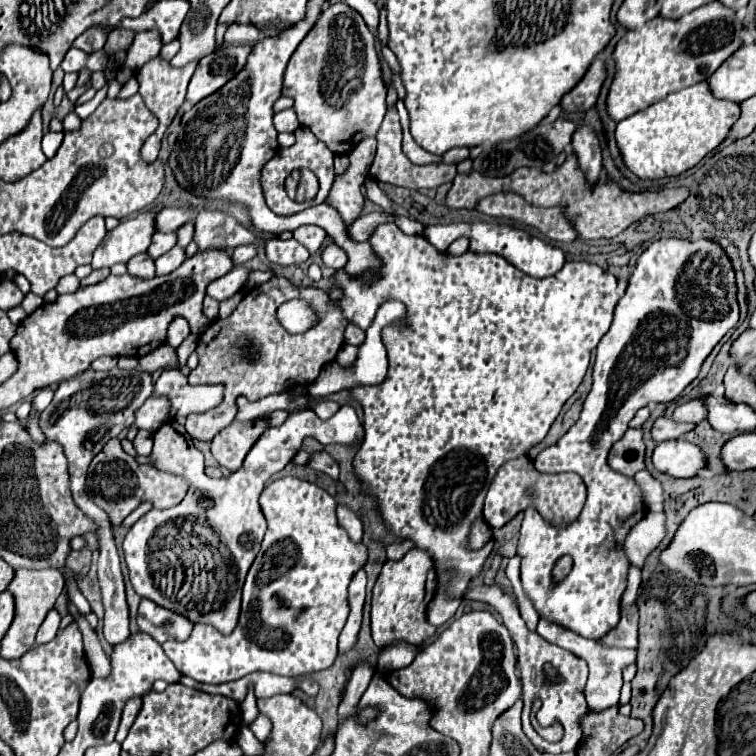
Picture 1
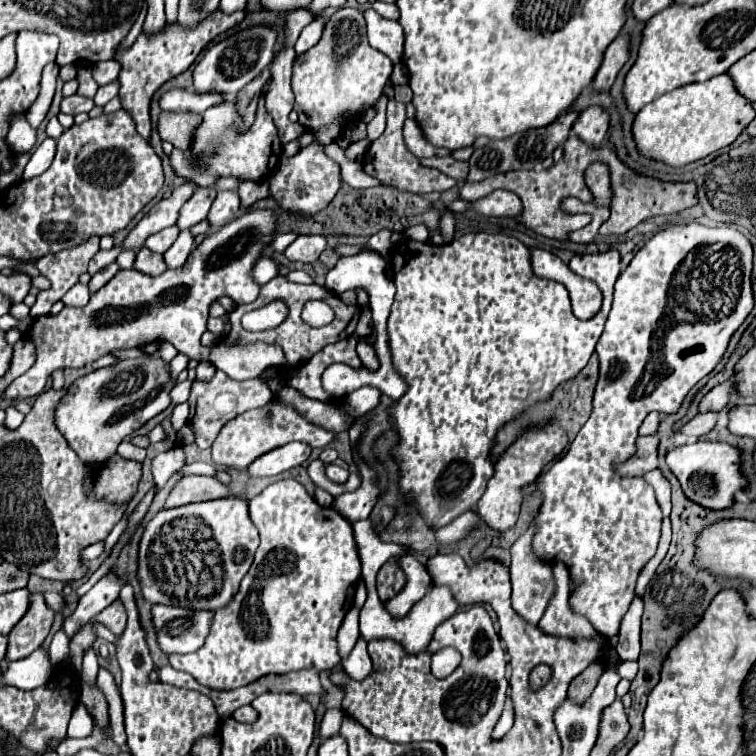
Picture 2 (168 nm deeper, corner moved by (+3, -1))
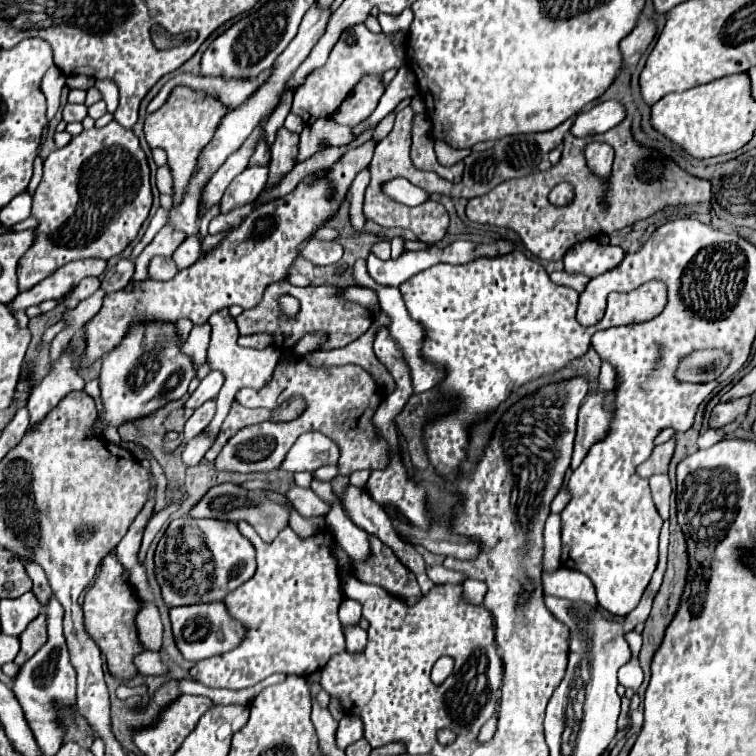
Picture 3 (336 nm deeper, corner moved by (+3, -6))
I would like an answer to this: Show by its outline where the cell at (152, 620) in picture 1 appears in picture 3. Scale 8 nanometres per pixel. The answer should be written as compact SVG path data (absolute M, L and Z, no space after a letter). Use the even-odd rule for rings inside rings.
M222 601L218 603L202 603L202 605L186 605L186 607L172 607L170 609L170 623L172 633L178 651L188 661L206 659L218 653L226 653L238 645L238 639L242 639L242 623L234 623L226 615L226 607Z

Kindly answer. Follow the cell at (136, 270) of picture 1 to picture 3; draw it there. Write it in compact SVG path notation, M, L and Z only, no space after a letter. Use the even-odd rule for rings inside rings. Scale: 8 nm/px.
M154 257L148 265L148 277L158 281L168 281L178 273L174 261L170 257Z

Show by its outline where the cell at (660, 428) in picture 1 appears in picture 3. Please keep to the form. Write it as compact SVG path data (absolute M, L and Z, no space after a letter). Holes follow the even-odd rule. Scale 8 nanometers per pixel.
M740 397L740 399L728 401L728 403L718 403L710 415L710 427L720 429L720 427L732 423L740 413L746 413L748 403L750 403L748 397Z

